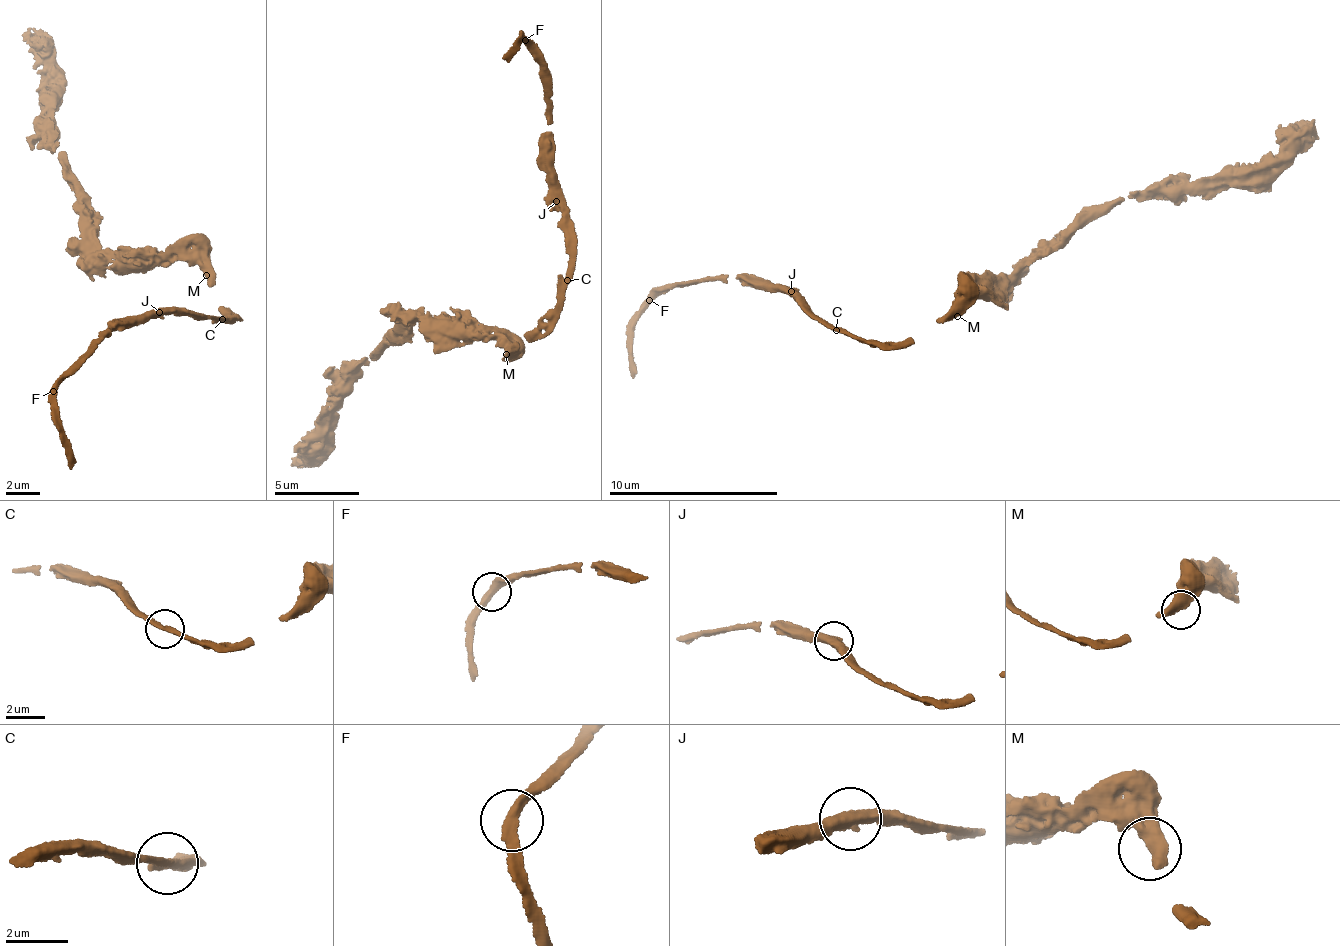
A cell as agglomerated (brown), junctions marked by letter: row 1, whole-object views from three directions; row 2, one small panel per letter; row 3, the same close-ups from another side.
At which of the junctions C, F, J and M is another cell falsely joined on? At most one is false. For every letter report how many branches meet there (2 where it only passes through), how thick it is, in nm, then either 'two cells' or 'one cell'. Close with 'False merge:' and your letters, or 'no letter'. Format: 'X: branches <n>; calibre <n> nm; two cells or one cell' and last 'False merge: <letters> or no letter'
C: branches 2; calibre 280 nm; one cell
F: branches 2; calibre 360 nm; one cell
J: branches 2; calibre 550 nm; one cell
M: branches 1; calibre 650 nm; one cell
False merge: no letter

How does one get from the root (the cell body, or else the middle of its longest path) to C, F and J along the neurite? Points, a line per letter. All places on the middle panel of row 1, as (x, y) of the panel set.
C: (514, 348), (523, 336), (526, 336), (557, 304), (557, 288), (569, 279)
F: (514, 348), (557, 304), (559, 274), (568, 265), (564, 215), (557, 201), (550, 163), (543, 60), (525, 41)
J: (514, 348), (523, 336), (526, 336), (557, 304), (557, 284), (568, 265), (568, 249), (564, 215), (556, 200)

